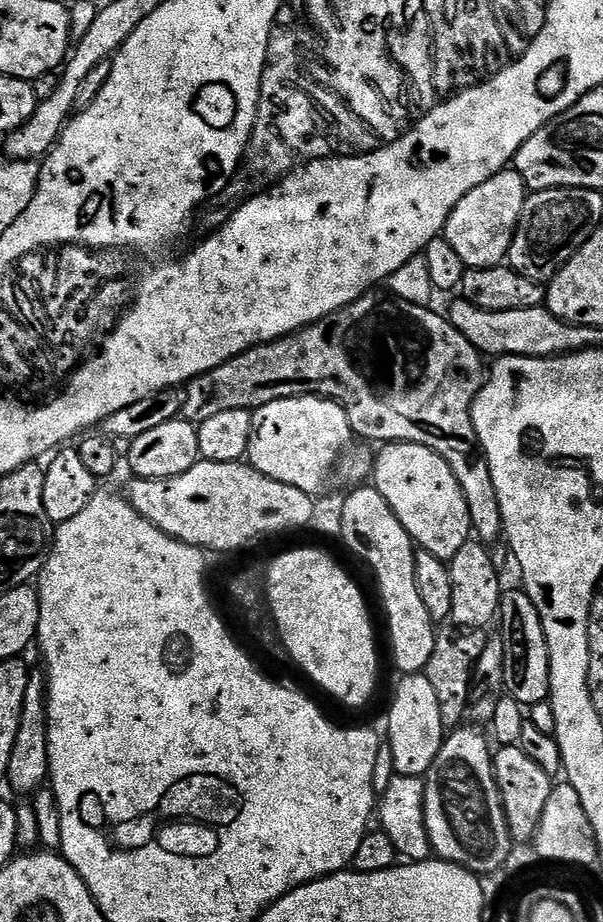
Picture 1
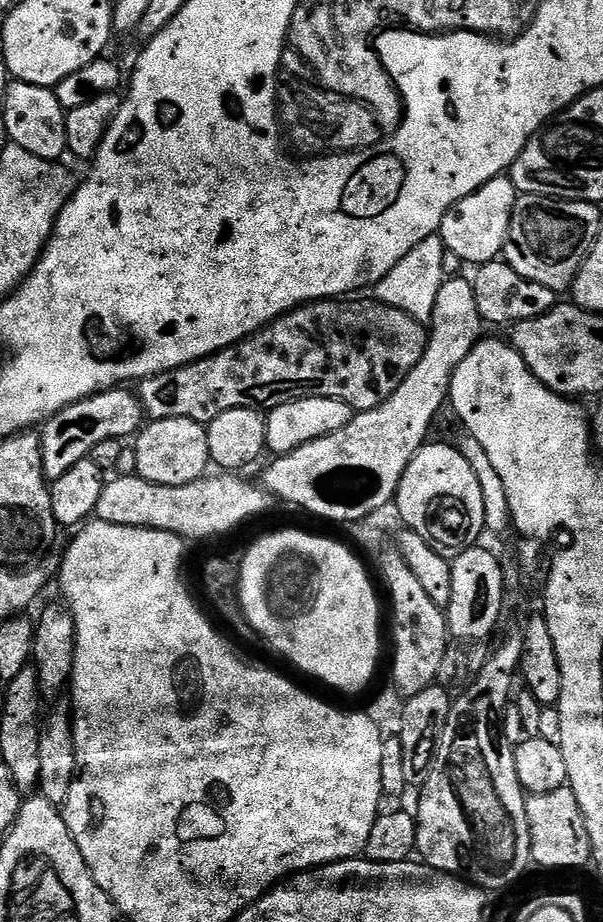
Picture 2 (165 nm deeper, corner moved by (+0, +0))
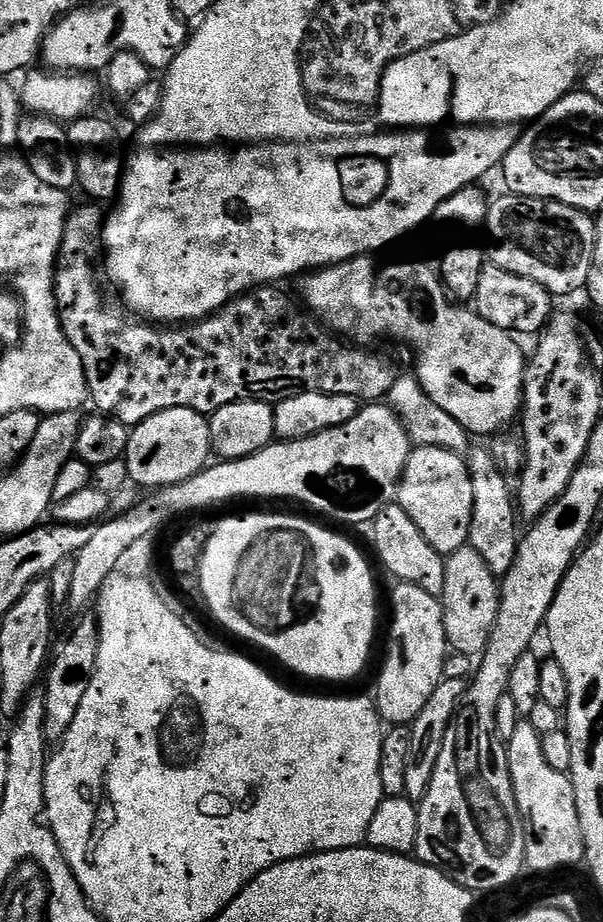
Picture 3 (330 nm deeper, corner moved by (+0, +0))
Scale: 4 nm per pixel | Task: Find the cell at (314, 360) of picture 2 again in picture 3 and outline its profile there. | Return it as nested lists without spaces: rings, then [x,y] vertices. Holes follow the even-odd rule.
[[[84,203],[88,204],[71,209],[64,227],[55,295],[60,308],[66,313],[67,323],[84,328],[84,336],[92,347],[89,348],[91,355],[100,364],[101,382],[94,404],[113,412],[119,423],[135,426],[162,410],[175,408],[211,414],[239,400],[272,398],[268,396],[283,398],[303,392],[342,394],[361,402],[380,402],[395,386],[398,371],[386,357],[367,352],[364,348],[355,348],[352,345],[355,343],[345,342],[339,335],[333,334],[299,303],[296,305],[280,286],[254,288],[220,309],[216,315],[183,326],[157,326],[152,322],[141,322],[127,307],[108,304],[100,289],[100,276],[96,273],[96,263],[102,260],[102,233],[106,216],[96,209],[99,207],[95,203]]]

